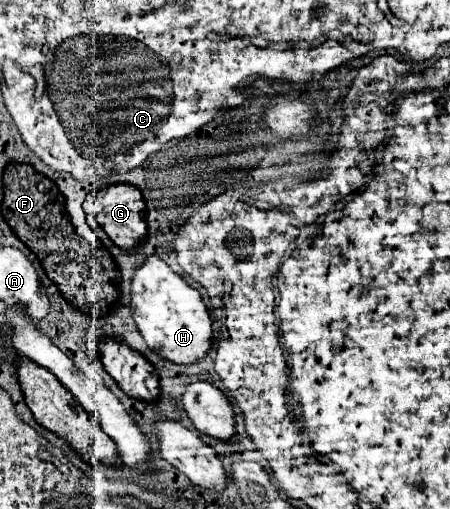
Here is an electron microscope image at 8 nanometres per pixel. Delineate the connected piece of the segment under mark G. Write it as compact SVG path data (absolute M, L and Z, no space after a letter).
M116 183L100 189L98 193L90 193L84 201L86 215L94 215L96 221L102 225L102 229L108 233L108 237L114 241L114 245L122 249L130 249L138 245L146 237L146 203L142 199L140 189L128 183Z

